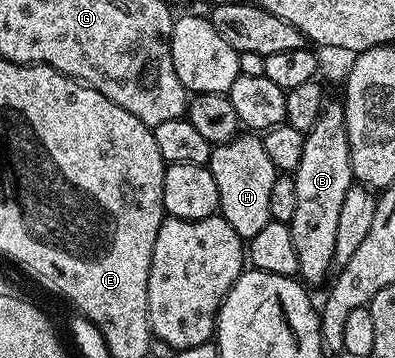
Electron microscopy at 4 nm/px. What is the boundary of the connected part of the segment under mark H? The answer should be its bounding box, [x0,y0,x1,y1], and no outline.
[207,131,279,239]

